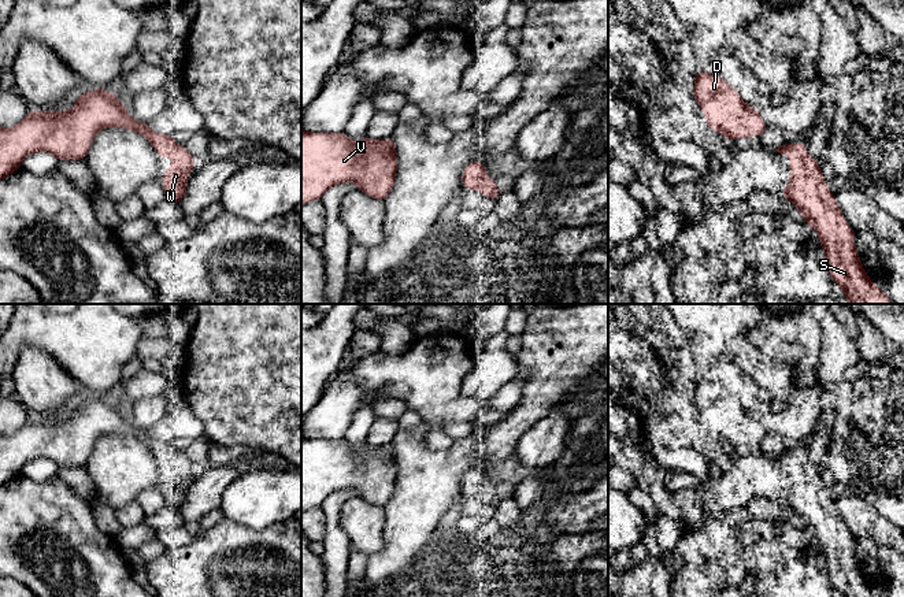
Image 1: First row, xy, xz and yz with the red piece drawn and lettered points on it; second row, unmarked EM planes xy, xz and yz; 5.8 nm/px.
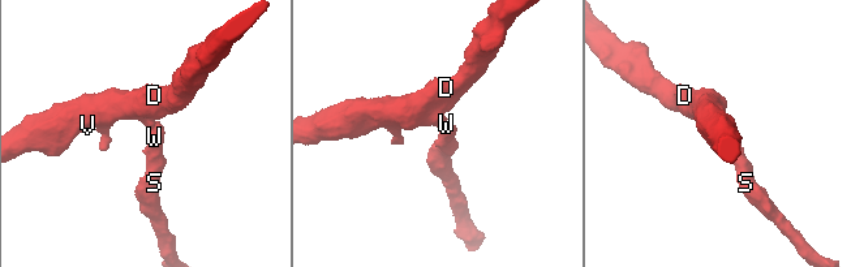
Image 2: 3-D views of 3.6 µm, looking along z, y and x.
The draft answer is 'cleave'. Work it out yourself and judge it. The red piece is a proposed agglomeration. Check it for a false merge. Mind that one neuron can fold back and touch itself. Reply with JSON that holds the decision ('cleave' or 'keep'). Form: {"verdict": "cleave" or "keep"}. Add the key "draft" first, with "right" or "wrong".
{"draft": "wrong", "verdict": "keep"}

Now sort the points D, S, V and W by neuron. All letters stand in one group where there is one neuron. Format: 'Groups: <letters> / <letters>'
Groups: D S V W

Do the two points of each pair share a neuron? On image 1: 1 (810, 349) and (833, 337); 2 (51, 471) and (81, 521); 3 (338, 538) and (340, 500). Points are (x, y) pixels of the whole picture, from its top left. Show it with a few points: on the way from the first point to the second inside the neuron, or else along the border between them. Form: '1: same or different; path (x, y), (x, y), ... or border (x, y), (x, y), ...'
1: different; border (814, 318), (819, 330), (818, 362), (810, 370)
2: different; border (22, 474), (33, 479), (51, 479), (55, 477)
3: same; path (333, 529), (333, 510)

